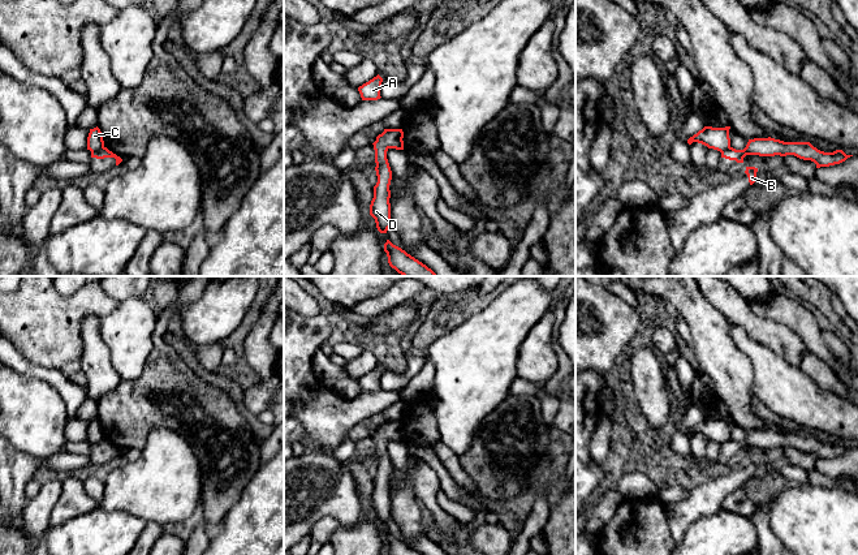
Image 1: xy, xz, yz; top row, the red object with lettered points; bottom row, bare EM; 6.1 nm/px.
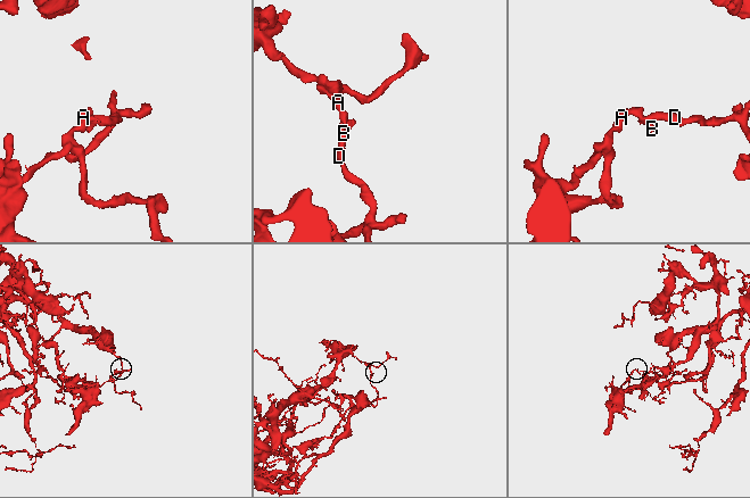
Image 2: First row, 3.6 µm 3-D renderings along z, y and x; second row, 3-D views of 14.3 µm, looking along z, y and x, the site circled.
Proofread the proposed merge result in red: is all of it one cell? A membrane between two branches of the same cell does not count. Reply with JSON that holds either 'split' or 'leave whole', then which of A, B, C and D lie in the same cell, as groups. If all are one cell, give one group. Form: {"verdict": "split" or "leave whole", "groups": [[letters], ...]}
{"verdict": "split", "groups": [["A", "C"], ["B", "D"]]}

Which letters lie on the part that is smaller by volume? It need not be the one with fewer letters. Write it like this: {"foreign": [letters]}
{"foreign": ["A", "C"]}

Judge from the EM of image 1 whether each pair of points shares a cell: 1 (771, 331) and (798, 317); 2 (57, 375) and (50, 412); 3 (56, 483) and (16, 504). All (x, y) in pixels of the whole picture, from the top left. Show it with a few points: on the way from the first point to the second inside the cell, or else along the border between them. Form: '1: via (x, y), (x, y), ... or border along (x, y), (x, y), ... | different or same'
1: border along (757, 313), (787, 325), (806, 347) | different
2: border along (27, 375), (48, 382), (57, 391), (68, 417) | different
3: border along (27, 500), (21, 516) | different

